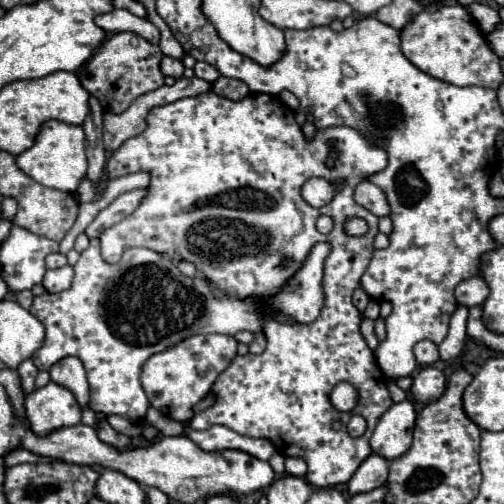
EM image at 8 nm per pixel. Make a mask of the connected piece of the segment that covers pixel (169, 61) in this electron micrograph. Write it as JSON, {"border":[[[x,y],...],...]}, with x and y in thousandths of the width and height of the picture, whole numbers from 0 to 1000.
{"border":[[[325,113],[325,117],[321,117],[321,145],[353,157],[353,153],[361,153],[361,145],[365,145],[365,129],[361,129],[357,117]]]}

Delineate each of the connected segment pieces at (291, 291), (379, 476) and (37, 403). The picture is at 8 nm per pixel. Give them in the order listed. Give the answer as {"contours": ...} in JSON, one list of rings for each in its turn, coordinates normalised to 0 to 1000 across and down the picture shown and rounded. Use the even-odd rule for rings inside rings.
{"contours":[[[[179,474],[179,490],[159,506],[155,522],[147,526],[151,546],[147,546],[143,569],[123,581],[87,581],[71,589],[60,609],[60,621],[91,649],[91,677],[63,708],[67,724],[83,736],[83,732],[99,732],[123,708],[139,708],[139,704],[155,708],[175,740],[179,812],[187,819],[238,823],[250,831],[282,835],[298,808],[298,796],[278,764],[278,740],[282,740],[282,724],[294,716],[298,704],[317,700],[341,685],[353,685],[369,669],[393,665],[393,661],[468,665],[480,653],[512,661],[520,657],[520,637],[532,625],[548,629],[560,641],[619,641],[643,605],[639,546],[643,546],[647,506],[651,506],[651,482],[627,482],[607,522],[599,526],[599,534],[560,569],[560,577],[548,589],[540,589],[532,601],[508,601],[504,593],[488,593],[488,597],[452,593],[440,577],[421,577],[409,565],[409,558],[365,550],[357,534],[329,506],[306,502],[298,494],[254,490],[238,522],[218,526],[198,510],[198,478]]],[[[738,899],[718,915],[718,923],[706,931],[698,950],[690,954],[694,982],[702,978],[726,978],[746,966],[758,966],[770,950],[770,915],[758,903]]],[[[95,760],[52,788],[52,831],[60,851],[79,867],[123,847],[155,843],[159,827],[163,815],[147,784],[111,760]]]]}

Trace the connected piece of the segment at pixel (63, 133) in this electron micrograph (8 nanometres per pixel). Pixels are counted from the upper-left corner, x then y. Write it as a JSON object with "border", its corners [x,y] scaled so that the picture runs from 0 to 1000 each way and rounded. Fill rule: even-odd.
{"border":[[[95,240],[91,248],[83,248],[83,264],[75,264],[75,280],[67,284],[67,292],[40,304],[32,312],[32,323],[56,351],[63,351],[79,367],[115,375],[127,383],[151,383],[175,335],[167,280],[171,272],[167,272],[163,252],[131,248],[123,240]]]}

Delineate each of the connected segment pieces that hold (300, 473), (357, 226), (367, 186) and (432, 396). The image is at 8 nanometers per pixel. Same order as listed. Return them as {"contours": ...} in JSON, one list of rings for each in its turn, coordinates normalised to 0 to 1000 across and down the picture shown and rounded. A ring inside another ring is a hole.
{"contours":[[[[571,907],[567,911],[567,938],[583,942],[583,946],[603,946],[607,942],[607,919],[599,911]]],[[[710,431],[690,435],[683,442],[683,454],[687,454],[690,466],[722,466],[730,458],[726,440]]],[[[718,359],[710,363],[710,371],[702,375],[702,395],[710,407],[726,411],[734,423],[742,423],[746,431],[762,431],[774,427],[774,407],[766,387],[758,383],[754,371],[746,371],[734,359]]],[[[837,728],[825,744],[821,744],[821,760],[813,780],[821,784],[825,796],[833,800],[853,800],[865,796],[885,772],[885,748],[873,732],[865,728]]]]}

